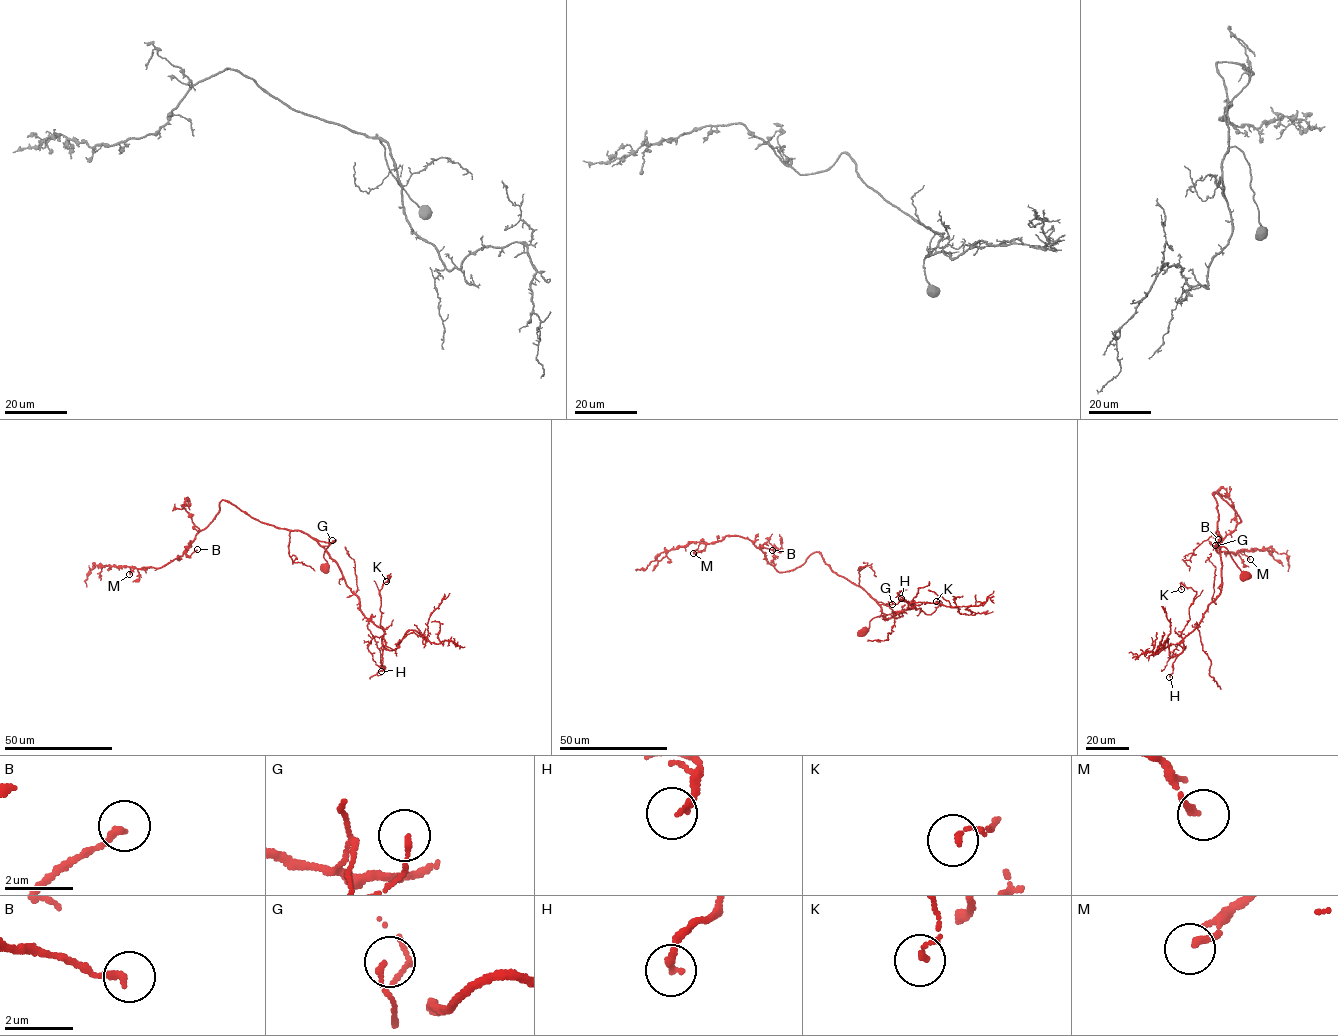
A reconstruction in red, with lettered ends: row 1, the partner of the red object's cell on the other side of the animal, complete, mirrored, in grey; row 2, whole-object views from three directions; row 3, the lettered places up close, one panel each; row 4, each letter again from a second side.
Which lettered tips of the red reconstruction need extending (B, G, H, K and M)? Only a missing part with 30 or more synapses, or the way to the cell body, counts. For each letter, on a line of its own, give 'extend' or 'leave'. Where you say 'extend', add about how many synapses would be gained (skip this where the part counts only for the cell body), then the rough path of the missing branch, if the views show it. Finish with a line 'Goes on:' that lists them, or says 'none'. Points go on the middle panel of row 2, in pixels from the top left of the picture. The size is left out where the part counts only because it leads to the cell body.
B: leave
G: leave
H: leave
K: leave
M: leave
Goes on: none

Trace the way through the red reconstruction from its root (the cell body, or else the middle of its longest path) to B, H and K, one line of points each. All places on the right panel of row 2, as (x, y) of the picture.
B: (1244, 575), (1226, 548), (1218, 548), (1219, 514), (1214, 492), (1241, 521), (1218, 544), (1218, 539)
H: (1244, 575), (1227, 549), (1218, 545), (1220, 594), (1183, 639), (1183, 650), (1173, 663), (1169, 677)
K: (1244, 575), (1227, 549), (1218, 545), (1220, 594), (1198, 625), (1183, 637), (1196, 592), (1180, 583), (1181, 589)

